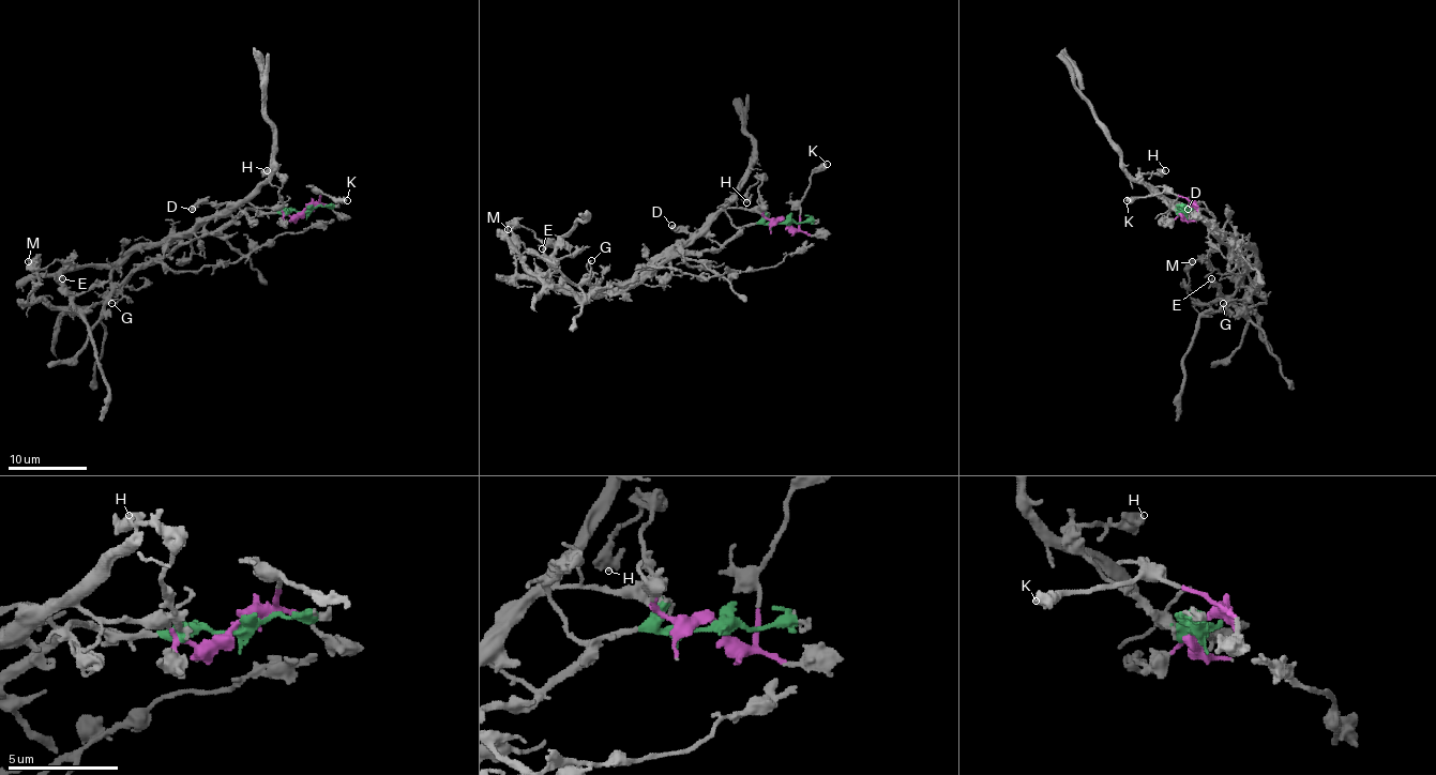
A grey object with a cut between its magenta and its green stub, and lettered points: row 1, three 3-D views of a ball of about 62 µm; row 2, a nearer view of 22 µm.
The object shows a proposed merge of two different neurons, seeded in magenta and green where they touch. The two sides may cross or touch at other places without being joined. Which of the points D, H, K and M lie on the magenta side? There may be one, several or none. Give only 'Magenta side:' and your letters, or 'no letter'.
Magenta side: K

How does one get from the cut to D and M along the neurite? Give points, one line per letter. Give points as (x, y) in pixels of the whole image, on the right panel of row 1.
D: (1185, 209), (1187, 213), (1207, 207), (1200, 201), (1187, 209)
M: (1185, 209), (1212, 216), (1261, 300), (1248, 309), (1198, 303), (1187, 284), (1193, 262)

